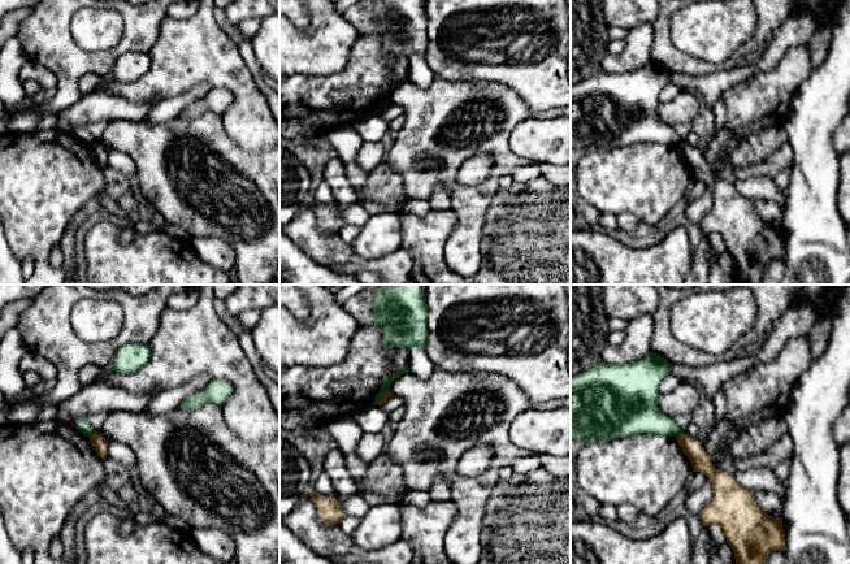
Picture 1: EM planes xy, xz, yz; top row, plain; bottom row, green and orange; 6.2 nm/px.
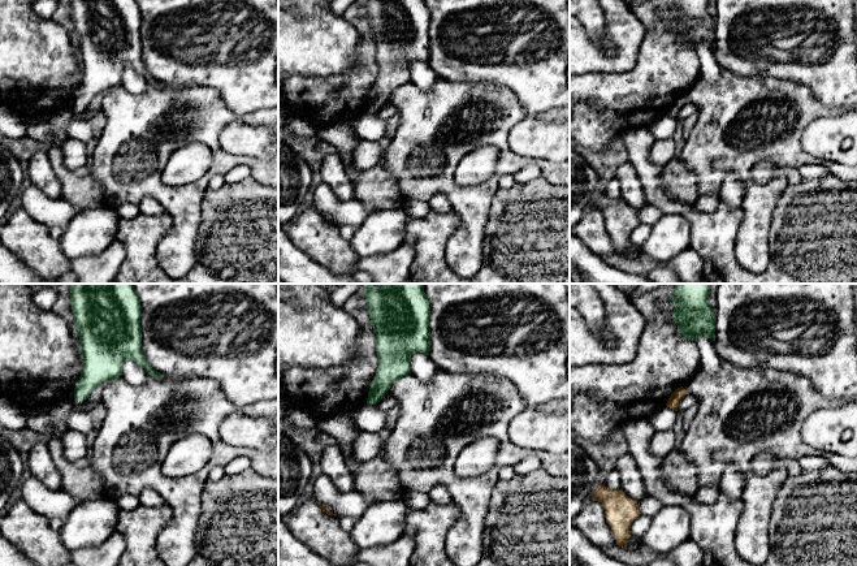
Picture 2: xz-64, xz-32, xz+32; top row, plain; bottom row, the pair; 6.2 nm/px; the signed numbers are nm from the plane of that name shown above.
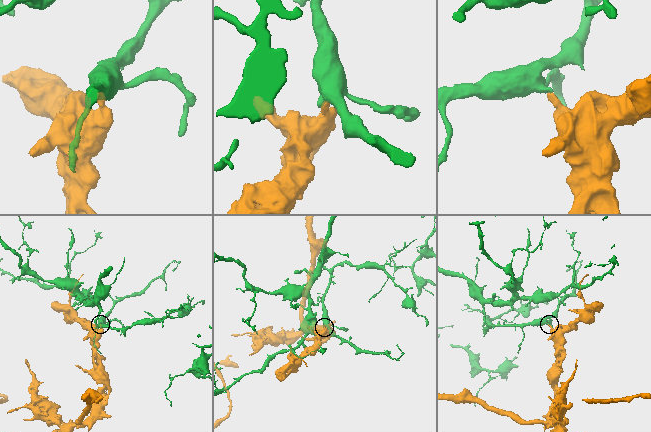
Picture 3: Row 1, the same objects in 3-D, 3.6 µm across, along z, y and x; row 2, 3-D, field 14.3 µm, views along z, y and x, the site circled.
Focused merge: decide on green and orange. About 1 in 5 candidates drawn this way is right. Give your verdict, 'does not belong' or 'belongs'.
does not belong

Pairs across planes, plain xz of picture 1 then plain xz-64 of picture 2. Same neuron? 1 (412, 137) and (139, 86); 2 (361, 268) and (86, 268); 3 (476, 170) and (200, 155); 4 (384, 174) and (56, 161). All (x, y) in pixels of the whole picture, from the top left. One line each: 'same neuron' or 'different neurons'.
1: different neurons
2: same neuron
3: same neuron
4: same neuron

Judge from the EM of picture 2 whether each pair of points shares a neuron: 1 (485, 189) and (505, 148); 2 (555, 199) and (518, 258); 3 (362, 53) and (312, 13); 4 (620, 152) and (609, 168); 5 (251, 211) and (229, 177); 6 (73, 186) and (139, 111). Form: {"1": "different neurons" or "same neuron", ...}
{"1": "same neuron", "2": "same neuron", "3": "different neurons", "4": "same neuron", "5": "different neurons", "6": "different neurons"}

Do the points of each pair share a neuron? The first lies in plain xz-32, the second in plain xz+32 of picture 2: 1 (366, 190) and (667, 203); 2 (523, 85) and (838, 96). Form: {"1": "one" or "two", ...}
{"1": "two", "2": "one"}

